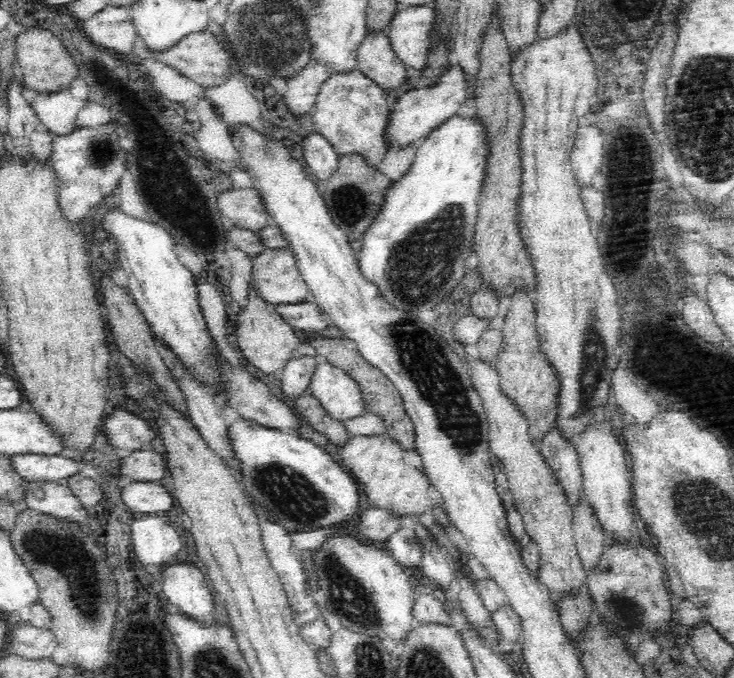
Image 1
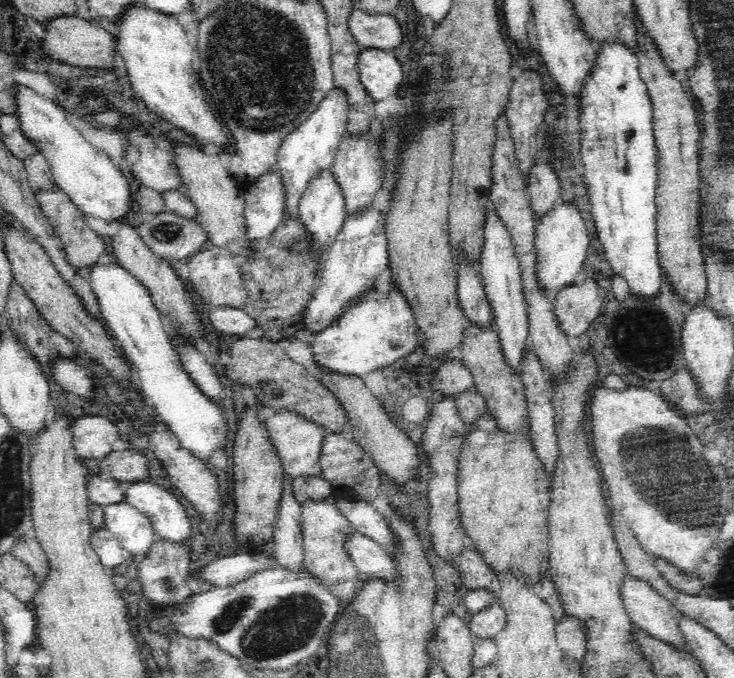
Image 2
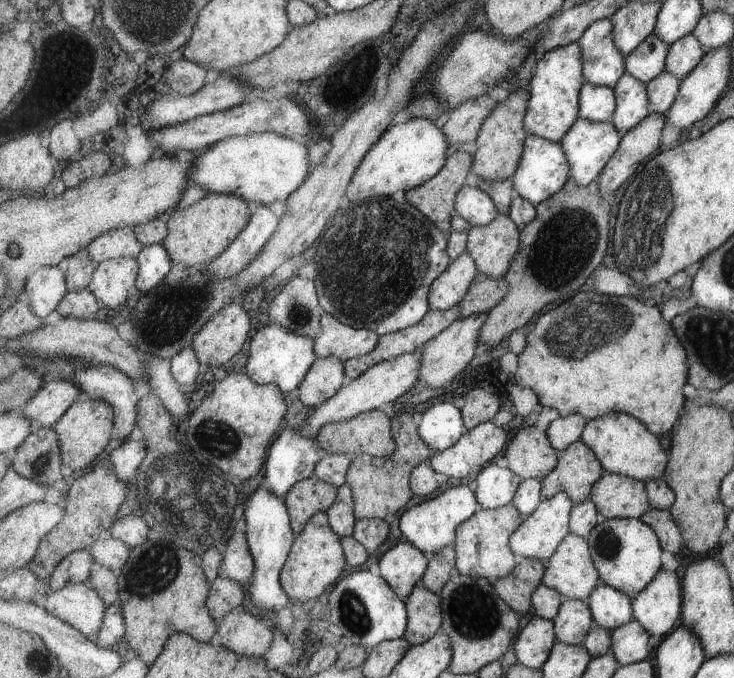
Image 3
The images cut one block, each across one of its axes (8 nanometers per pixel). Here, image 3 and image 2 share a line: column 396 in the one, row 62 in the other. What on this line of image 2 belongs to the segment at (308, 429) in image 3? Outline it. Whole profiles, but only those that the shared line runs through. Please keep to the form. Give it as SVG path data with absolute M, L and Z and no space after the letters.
M362 49L358 58L358 72L360 81L377 101L395 94L404 78L402 64L394 49Z

